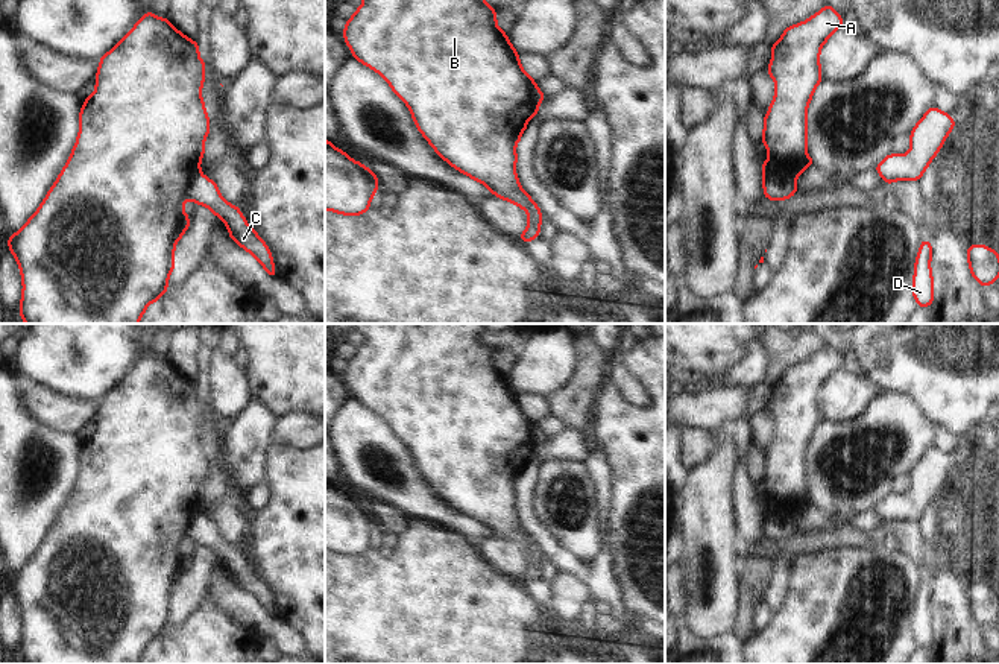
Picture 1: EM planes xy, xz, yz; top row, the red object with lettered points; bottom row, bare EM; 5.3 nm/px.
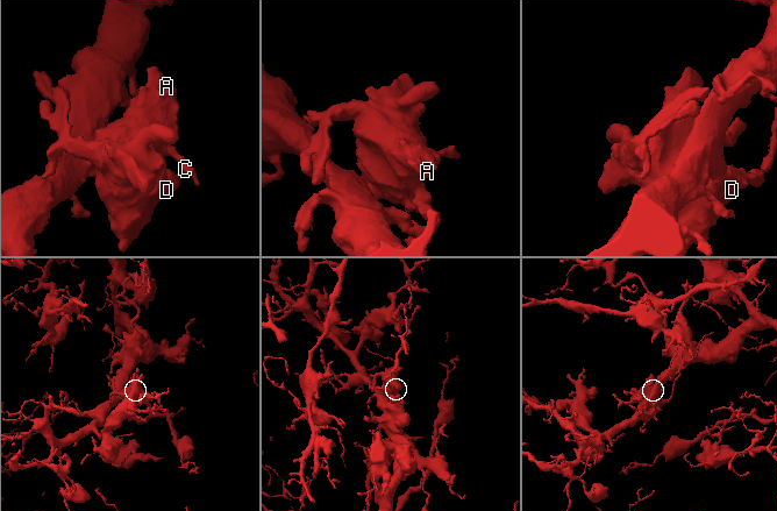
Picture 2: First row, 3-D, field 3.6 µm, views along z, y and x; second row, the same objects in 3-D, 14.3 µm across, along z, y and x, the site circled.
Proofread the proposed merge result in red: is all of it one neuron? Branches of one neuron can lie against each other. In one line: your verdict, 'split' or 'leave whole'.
split

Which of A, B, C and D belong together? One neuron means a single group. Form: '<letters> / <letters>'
A B D / C

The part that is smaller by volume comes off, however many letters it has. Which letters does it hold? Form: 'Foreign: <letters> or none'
Foreign: C

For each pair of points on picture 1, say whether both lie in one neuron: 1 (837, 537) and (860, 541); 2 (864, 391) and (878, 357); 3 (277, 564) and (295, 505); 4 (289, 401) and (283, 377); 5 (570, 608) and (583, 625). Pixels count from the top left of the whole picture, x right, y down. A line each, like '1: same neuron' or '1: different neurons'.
1: same neuron
2: different neurons
3: same neuron
4: same neuron
5: different neurons

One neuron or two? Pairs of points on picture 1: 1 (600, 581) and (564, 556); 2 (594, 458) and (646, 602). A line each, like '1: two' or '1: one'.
1: one
2: two

